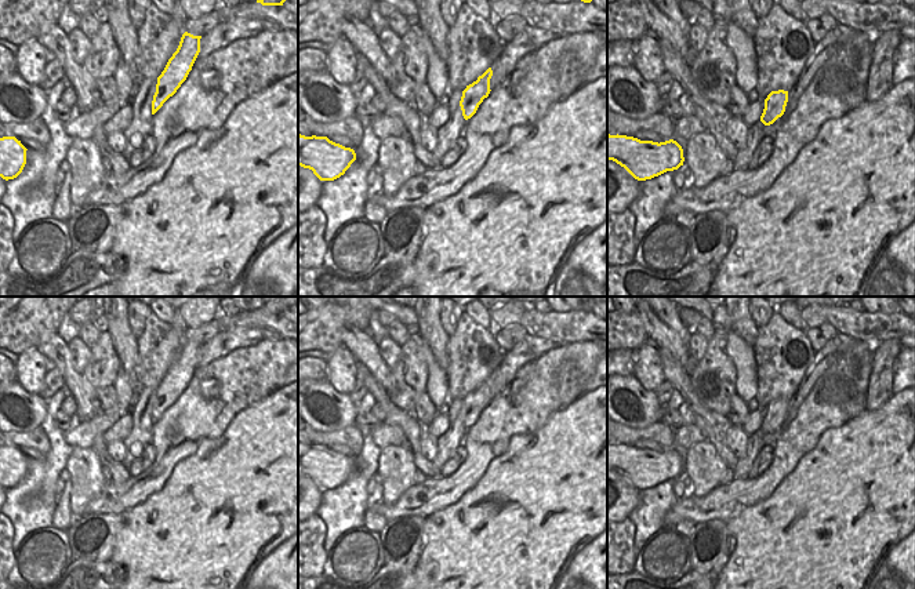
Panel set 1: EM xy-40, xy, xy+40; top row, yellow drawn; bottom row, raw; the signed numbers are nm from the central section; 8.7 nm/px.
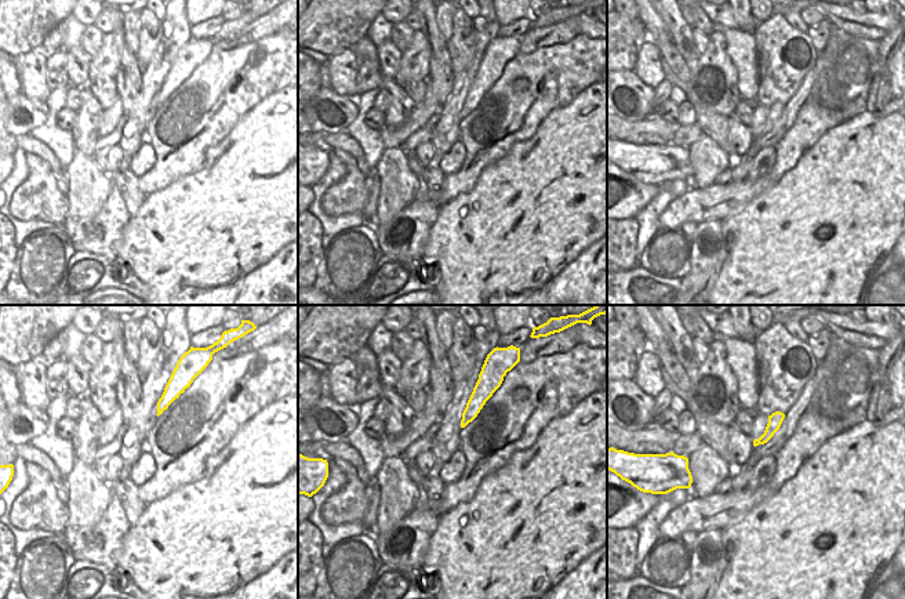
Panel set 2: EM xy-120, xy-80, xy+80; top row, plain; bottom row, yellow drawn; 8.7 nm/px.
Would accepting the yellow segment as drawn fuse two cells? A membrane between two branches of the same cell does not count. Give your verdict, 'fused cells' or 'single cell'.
fused cells

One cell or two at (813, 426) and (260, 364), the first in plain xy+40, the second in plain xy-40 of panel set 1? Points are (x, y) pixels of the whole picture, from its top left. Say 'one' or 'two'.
one

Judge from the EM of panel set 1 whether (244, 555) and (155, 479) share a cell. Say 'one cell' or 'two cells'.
two cells

